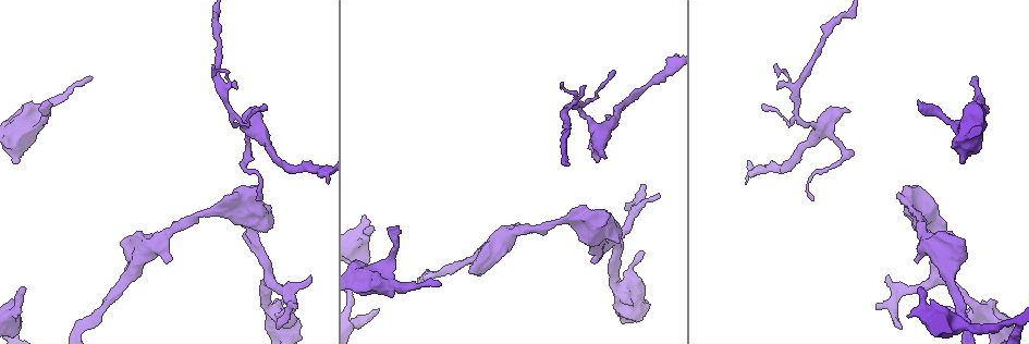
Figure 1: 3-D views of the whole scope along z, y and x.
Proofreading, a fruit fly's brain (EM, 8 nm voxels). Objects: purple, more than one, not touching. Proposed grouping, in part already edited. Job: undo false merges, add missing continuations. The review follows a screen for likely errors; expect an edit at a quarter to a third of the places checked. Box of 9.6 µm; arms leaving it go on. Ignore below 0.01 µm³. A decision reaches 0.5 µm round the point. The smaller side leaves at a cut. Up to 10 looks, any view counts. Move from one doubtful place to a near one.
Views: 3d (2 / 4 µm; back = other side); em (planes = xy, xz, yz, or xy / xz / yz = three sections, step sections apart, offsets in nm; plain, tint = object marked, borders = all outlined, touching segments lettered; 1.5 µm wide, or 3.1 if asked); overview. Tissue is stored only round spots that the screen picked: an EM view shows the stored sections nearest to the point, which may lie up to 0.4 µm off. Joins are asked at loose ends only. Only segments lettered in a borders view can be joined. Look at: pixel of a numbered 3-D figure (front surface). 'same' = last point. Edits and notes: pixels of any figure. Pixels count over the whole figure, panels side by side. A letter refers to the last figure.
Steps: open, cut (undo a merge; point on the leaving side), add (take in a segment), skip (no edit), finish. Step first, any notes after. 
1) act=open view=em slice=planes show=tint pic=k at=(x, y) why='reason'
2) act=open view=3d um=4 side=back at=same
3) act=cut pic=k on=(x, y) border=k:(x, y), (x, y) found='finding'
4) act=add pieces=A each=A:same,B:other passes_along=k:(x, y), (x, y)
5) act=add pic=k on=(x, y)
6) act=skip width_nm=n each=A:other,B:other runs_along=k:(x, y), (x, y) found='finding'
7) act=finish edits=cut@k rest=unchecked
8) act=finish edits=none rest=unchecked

act=open view=3d um=4 pic=1 at=(364, 215) why='an open end'

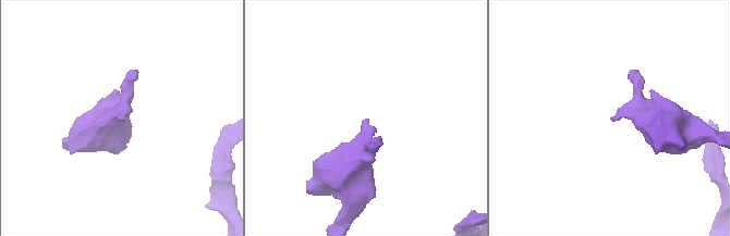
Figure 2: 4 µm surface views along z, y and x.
act=open view=em slice=planes show=borders pic=2 at=(610, 119)

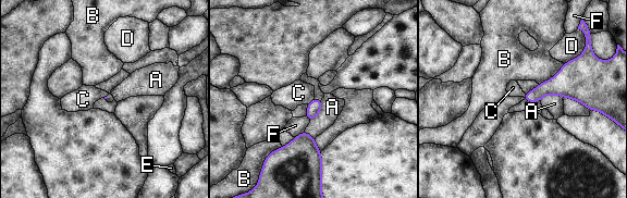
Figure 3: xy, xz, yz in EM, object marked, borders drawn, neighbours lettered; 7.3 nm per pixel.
act=skip each=A:other,B:other,C:other,D:other,E:other,F:other border=3:(314, 97), (306, 103) found='none of them fits'

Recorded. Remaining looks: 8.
act=open view=em slice=xz step=8 show=borders pic=1 at=(977, 78) why='branch stops here'

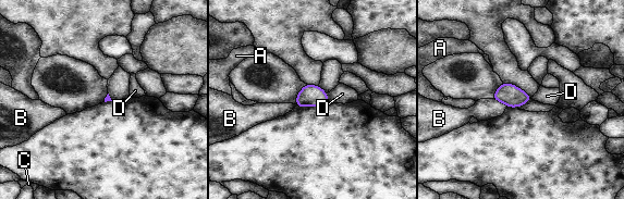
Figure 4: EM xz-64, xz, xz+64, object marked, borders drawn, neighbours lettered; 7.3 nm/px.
act=open view=em slice=planes show=borders at=same

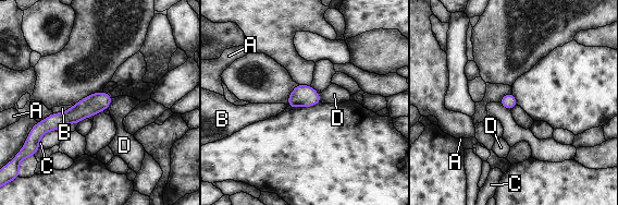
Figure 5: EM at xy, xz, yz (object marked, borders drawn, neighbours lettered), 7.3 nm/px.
act=skip width_nm=110 each=A:other,B:other,C:other,D:other runs_along=5:(109, 98), (70, 117), (35, 128) found='none of them fits'

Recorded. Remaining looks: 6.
act=open view=em slice=xz step=4 show=borders pic=1 at=(49, 103) why='free end'

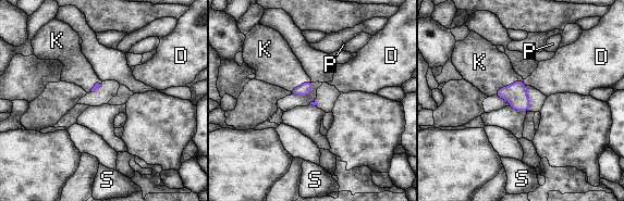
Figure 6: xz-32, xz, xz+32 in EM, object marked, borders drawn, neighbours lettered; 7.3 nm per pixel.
act=open view=em slice=xy step=4 show=borders at=same

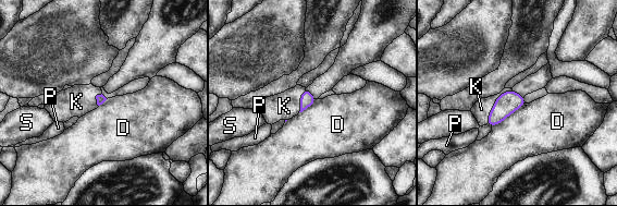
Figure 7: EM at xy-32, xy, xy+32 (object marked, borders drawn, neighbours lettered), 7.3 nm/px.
act=add pieces=K each=D:other,K:same,P:other,S:other passes_along=7:(507, 102), (494, 102), (481, 109) found='it goes on there'

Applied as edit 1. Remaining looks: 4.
act=open view=em slice=xz step=4 show=tint pic=1 at=(169, 261) why='free end'

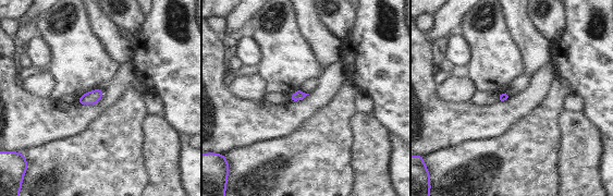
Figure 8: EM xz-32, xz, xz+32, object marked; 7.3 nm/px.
act=open view=em slice=planes show=borders at=same why='another direction'

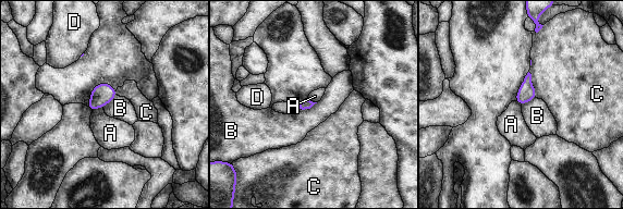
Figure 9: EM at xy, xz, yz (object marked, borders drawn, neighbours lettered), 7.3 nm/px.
act=skip each=A:other,B:other,C:other,D:other found='none of them fits'

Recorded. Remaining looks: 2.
act=finish edits=add@7 rest=unchecked

